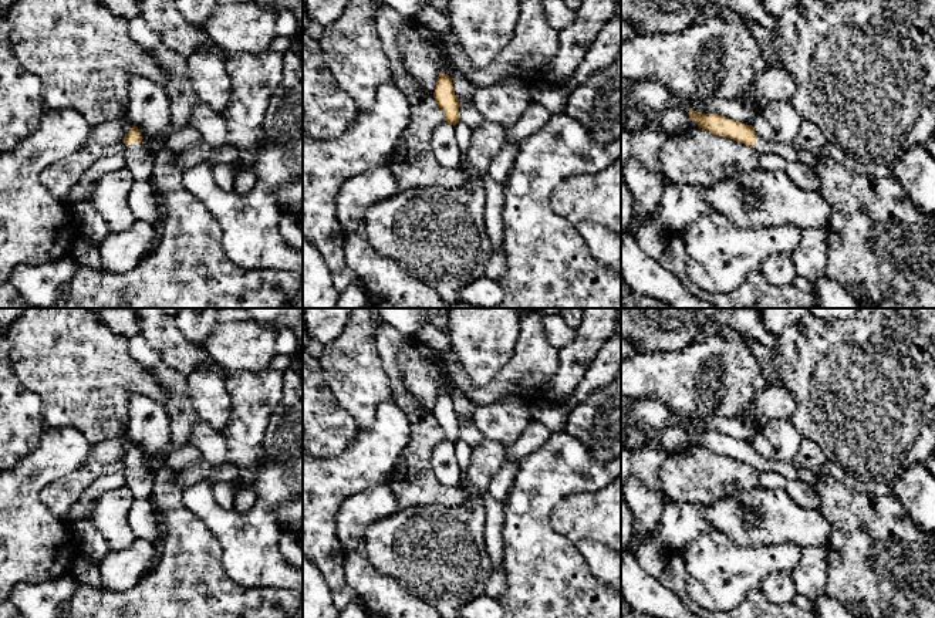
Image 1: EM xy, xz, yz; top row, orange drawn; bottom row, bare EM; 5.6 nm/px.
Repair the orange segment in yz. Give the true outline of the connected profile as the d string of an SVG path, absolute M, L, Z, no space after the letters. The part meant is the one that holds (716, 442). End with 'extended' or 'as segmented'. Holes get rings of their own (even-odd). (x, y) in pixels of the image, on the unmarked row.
M686 426L686 430L696 439L699 446L753 466L757 453L752 443L740 442L718 432L701 432L689 426Z | as segmented

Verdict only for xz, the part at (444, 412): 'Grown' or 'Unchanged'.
Unchanged

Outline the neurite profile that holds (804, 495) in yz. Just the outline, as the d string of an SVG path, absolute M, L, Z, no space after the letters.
M787 480L784 490L799 507L807 510L820 510L821 502L816 486L800 480Z

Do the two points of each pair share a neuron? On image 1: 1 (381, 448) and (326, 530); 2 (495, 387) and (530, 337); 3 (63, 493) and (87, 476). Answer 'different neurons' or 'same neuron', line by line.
1: same neuron
2: same neuron
3: same neuron

